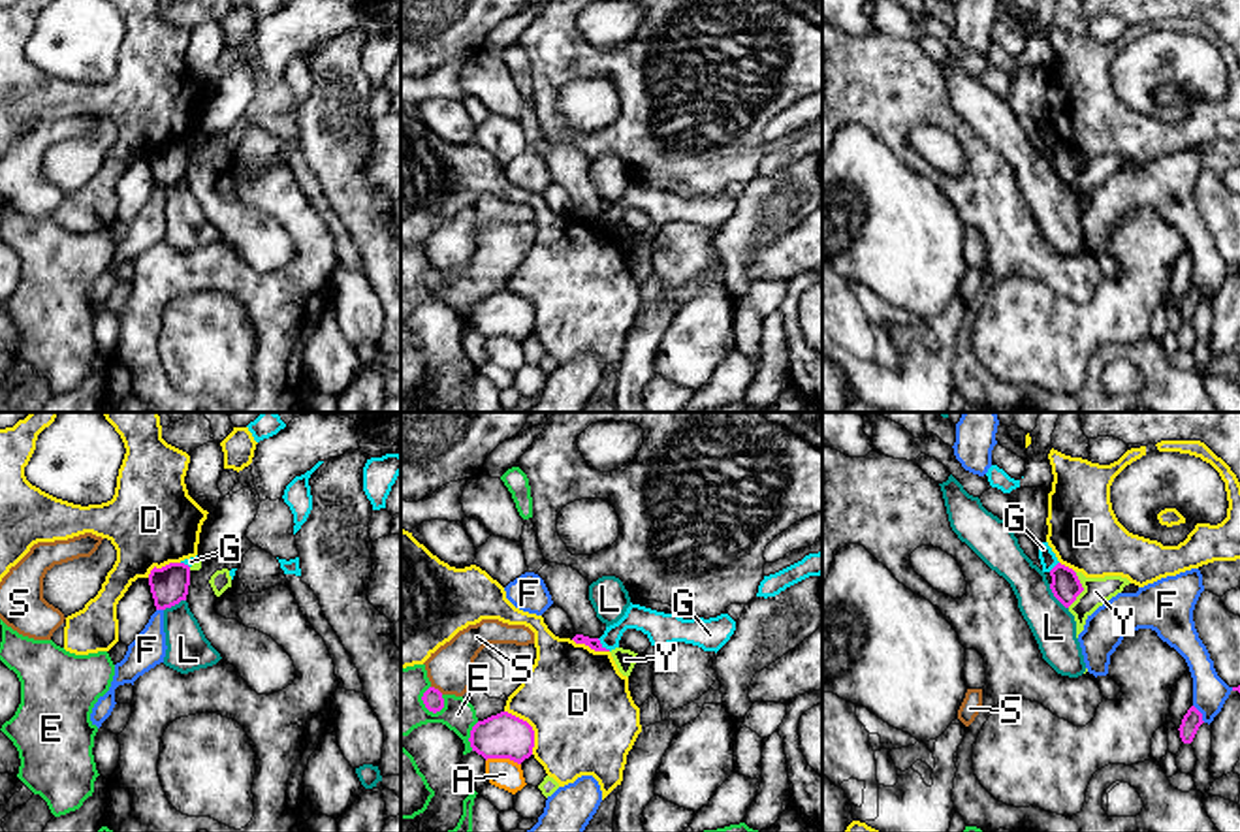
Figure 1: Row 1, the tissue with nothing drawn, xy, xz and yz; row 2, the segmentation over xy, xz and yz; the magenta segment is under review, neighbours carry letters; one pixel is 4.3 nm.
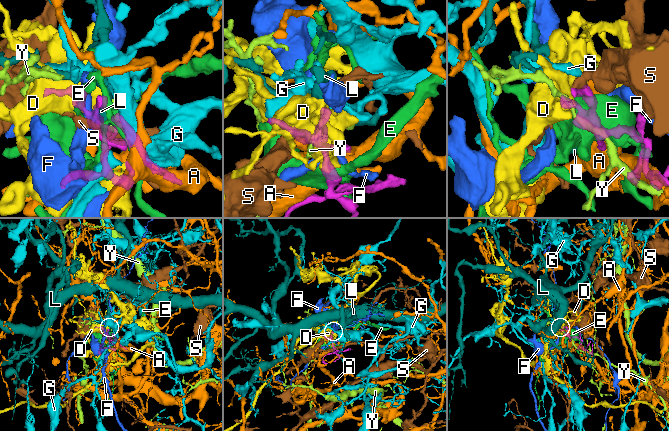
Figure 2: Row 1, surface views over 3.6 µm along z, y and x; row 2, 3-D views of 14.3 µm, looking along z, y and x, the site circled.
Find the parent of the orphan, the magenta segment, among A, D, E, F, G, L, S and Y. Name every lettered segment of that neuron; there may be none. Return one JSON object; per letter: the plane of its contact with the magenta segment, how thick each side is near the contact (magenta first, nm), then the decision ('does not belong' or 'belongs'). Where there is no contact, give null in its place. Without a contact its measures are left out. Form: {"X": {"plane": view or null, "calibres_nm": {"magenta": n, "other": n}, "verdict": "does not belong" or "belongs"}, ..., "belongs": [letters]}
{"A": {"plane": "xz", "calibres_nm": {"magenta": 190, "other": 130}, "verdict": "does not belong"}, "D": {"plane": "xz", "calibres_nm": {"magenta": 190, "other": 440}, "verdict": "does not belong"}, "E": {"plane": "xz", "calibres_nm": {"magenta": 90, "other": 200}, "verdict": "does not belong"}, "F": {"plane": "yz", "calibres_nm": {"magenta": 80, "other": 150}, "verdict": "does not belong"}, "G": {"plane": "xz", "calibres_nm": {"magenta": 50, "other": 130}, "verdict": "does not belong"}, "L": {"plane": "yz", "calibres_nm": {"magenta": 130, "other": 190}, "verdict": "belongs"}, "S": {"plane": "xz", "calibres_nm": {"magenta": 90, "other": 200}, "verdict": "does not belong"}, "Y": {"plane": "yz", "calibres_nm": {"magenta": 130, "other": 110}, "verdict": "does not belong"}, "belongs": ["L"]}

